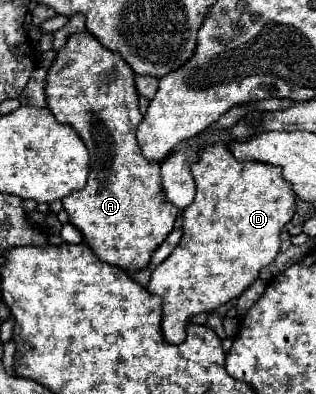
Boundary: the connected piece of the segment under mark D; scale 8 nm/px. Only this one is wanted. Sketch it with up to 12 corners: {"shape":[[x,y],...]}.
{"shape":[[231,139],[191,165],[183,237],[153,269],[165,341],[239,295],[295,213],[281,167]]}

